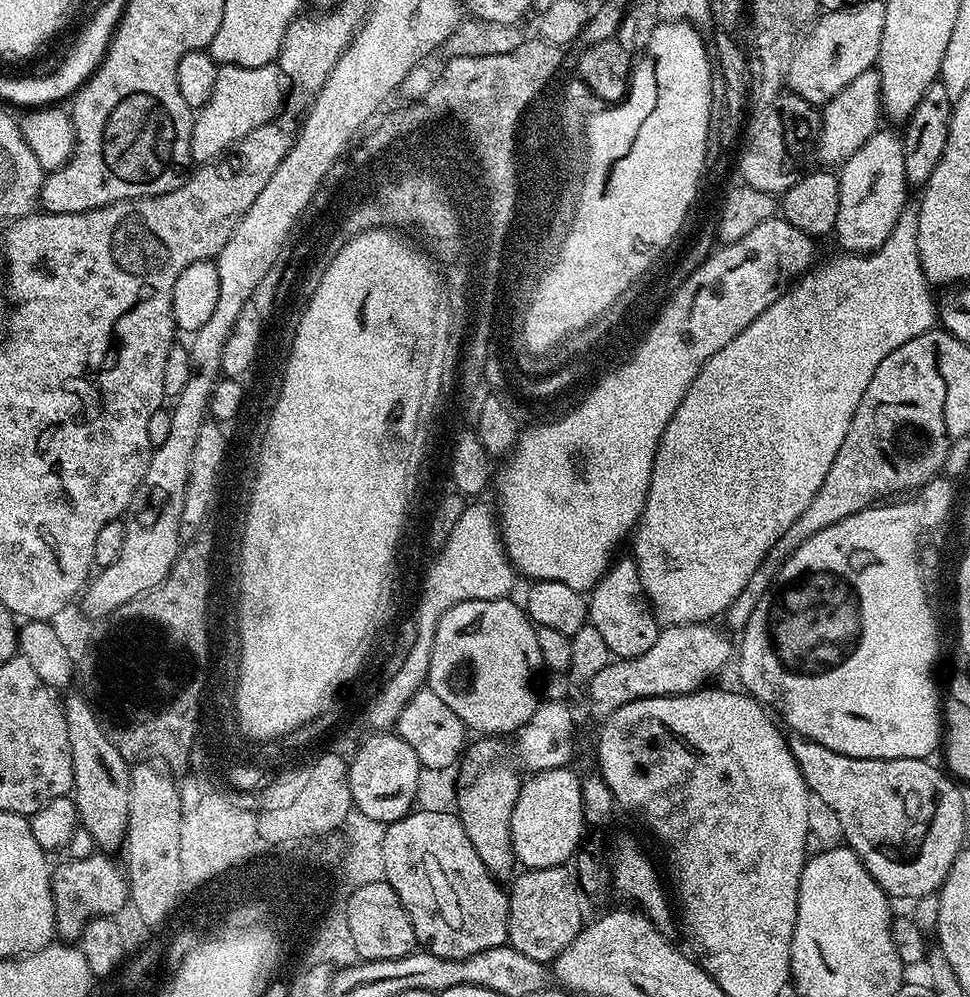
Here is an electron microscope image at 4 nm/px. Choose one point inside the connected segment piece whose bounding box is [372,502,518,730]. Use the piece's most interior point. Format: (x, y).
(475, 566)

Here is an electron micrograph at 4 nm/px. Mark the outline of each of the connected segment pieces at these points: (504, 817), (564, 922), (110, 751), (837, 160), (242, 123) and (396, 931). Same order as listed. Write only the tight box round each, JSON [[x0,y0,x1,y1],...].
[[454,739,522,882],[507,864,586,964],[62,695,132,849],[814,70,882,166],[192,63,286,162],[346,880,417,960]]

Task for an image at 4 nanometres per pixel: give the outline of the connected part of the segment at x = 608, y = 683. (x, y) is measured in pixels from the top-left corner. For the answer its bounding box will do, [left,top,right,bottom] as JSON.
[586,622,734,718]

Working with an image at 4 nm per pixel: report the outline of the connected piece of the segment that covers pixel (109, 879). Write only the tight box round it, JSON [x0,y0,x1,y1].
[52,854,130,942]

